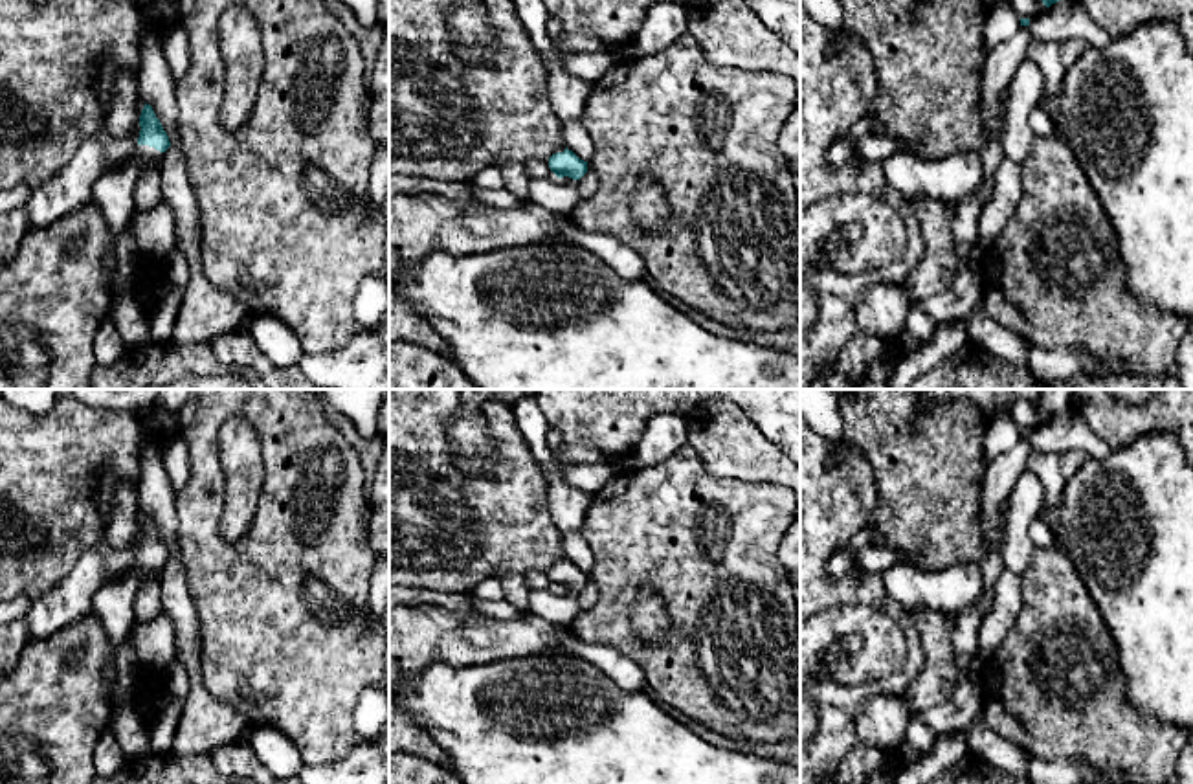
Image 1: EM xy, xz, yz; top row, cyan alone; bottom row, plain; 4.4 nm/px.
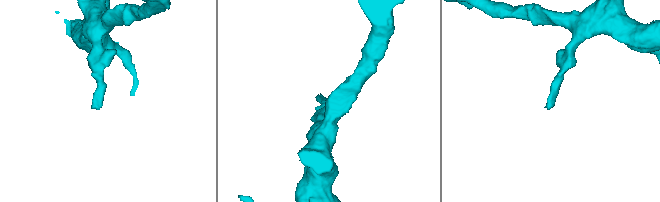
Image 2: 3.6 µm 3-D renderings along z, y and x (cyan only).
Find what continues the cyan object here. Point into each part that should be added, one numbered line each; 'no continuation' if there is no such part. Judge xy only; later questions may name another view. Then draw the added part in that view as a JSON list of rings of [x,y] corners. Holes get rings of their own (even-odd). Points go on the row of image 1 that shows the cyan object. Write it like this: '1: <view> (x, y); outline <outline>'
1: xy (114, 191); outline [[[138,145],[134,160],[128,160],[116,171],[99,176],[92,187],[94,200],[110,230],[110,244],[103,259],[110,285],[117,270],[116,241],[134,215],[134,189],[139,174],[160,165],[163,154],[165,152],[160,152],[154,147]]]

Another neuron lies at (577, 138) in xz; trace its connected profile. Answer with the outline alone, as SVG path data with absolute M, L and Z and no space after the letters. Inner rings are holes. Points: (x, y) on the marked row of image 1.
M580 121L563 123L563 145L587 163L593 158L593 138Z

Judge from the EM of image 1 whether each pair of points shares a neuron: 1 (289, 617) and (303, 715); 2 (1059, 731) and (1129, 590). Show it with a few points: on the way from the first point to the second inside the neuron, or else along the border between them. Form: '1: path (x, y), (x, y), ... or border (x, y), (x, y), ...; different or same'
1: path (289, 641), (303, 678), (303, 691); same
2: border (1089, 592), (1114, 643), (1120, 672); different

